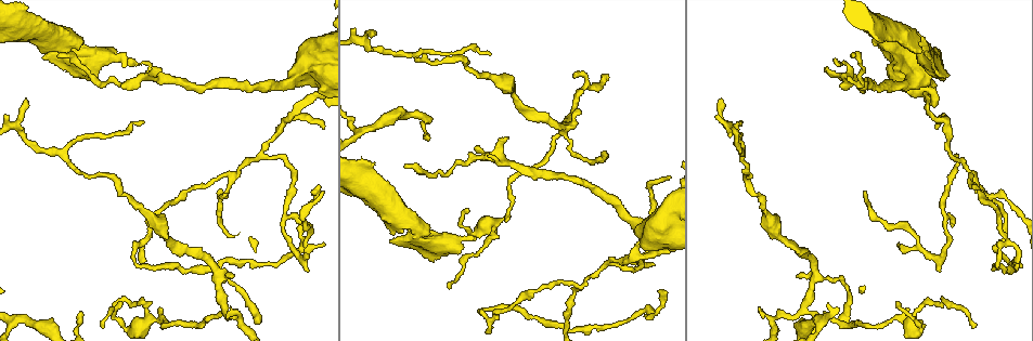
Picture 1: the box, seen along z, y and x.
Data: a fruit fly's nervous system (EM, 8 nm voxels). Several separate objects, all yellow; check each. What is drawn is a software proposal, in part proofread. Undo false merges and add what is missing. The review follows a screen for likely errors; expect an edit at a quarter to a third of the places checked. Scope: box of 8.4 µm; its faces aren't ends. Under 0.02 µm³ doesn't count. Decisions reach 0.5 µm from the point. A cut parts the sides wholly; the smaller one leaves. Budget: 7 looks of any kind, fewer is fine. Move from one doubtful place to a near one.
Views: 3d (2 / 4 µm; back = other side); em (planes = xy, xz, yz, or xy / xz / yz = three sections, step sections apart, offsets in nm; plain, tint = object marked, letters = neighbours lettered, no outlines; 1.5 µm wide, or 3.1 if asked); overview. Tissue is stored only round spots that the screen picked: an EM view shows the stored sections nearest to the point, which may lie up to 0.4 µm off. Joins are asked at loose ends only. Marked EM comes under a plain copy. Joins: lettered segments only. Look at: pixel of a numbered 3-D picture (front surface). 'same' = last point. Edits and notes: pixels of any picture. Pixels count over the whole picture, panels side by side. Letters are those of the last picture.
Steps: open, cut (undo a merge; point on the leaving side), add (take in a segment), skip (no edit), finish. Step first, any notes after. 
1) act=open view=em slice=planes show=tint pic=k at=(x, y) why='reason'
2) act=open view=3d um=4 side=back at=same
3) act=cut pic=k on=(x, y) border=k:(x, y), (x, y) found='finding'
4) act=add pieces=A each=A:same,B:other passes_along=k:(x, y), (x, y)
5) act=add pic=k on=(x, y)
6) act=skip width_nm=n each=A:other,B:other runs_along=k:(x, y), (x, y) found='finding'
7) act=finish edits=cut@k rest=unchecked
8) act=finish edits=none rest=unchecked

act=open view=3d um=2 pic=1 at=(237, 318)

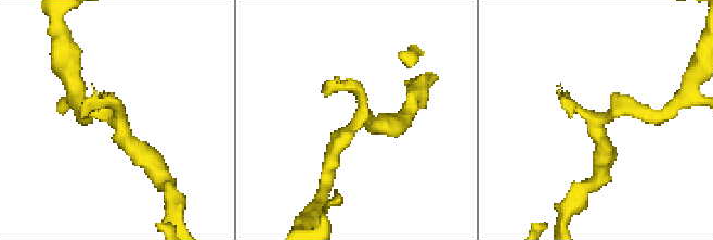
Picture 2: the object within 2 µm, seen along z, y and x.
act=open view=em slice=yz step=4 show=tint pic=2 at=(114, 116) why='shape alone is not enough'

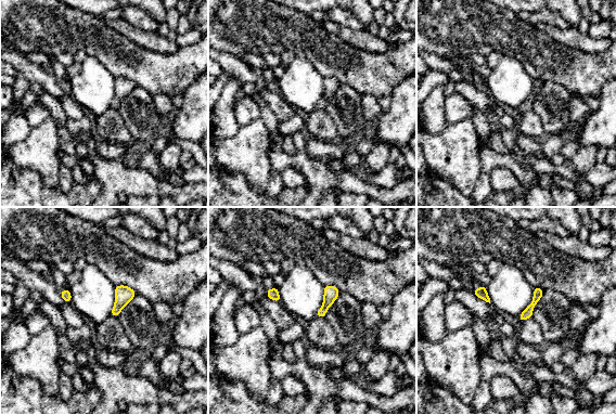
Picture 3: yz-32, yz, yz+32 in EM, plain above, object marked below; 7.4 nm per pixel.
act=open view=em slice=planes show=letters at=same why='cut it another way'

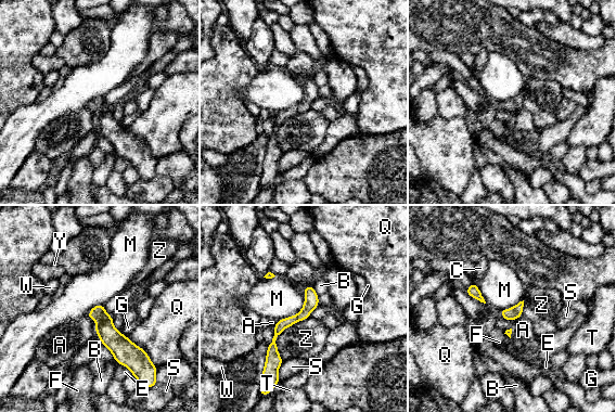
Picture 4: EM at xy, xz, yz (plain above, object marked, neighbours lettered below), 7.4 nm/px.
act=skip each=A:other,B:other,C:other,E:other,F:other,G:other,M:other,Q:other,S:other,T:other,W:other,Y:other,Z:other border=4:(304, 291), (303, 307), (278, 321) found='one neuron here'

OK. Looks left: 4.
act=open view=em slice=xz step=4 show=letters pic=1 at=(467, 210) why='an open end'

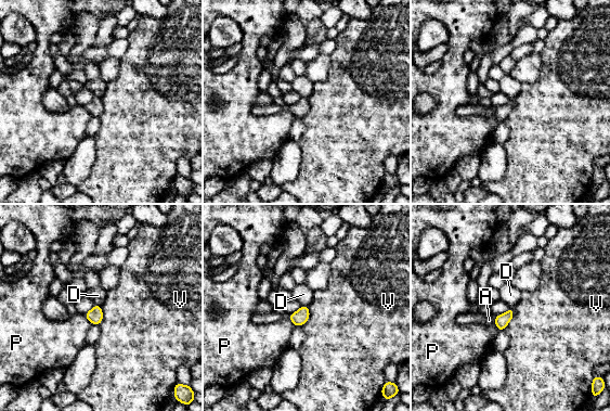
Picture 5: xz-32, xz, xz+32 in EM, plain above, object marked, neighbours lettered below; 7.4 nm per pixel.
act=skip each=A:other,D:other,P:other,V:other border=5:(513, 307), (513, 318), (504, 329) found='no lettered segment goes on from it'

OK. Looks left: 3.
act=open view=em slice=planes show=letters pic=1 at=(947, 154) why='branch point'

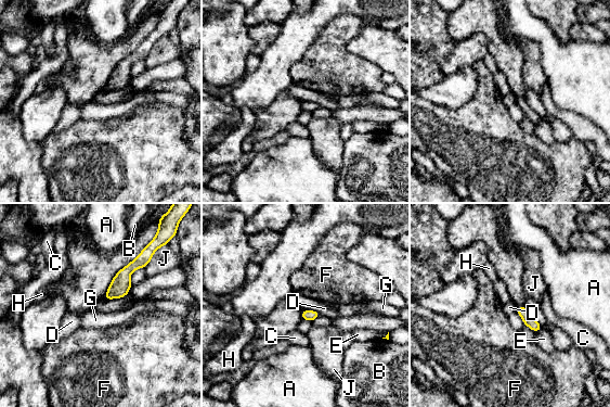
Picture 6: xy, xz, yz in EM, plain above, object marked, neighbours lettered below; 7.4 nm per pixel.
act=skip width_nm=80 each=A:other,B:other,C:other,D:other,E:other,F:other,G:other,H:other,J:other border=6:(128, 293), (120, 297), (103, 299) found='one neuron here'

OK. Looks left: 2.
act=finish edits=none rest=unchecked

